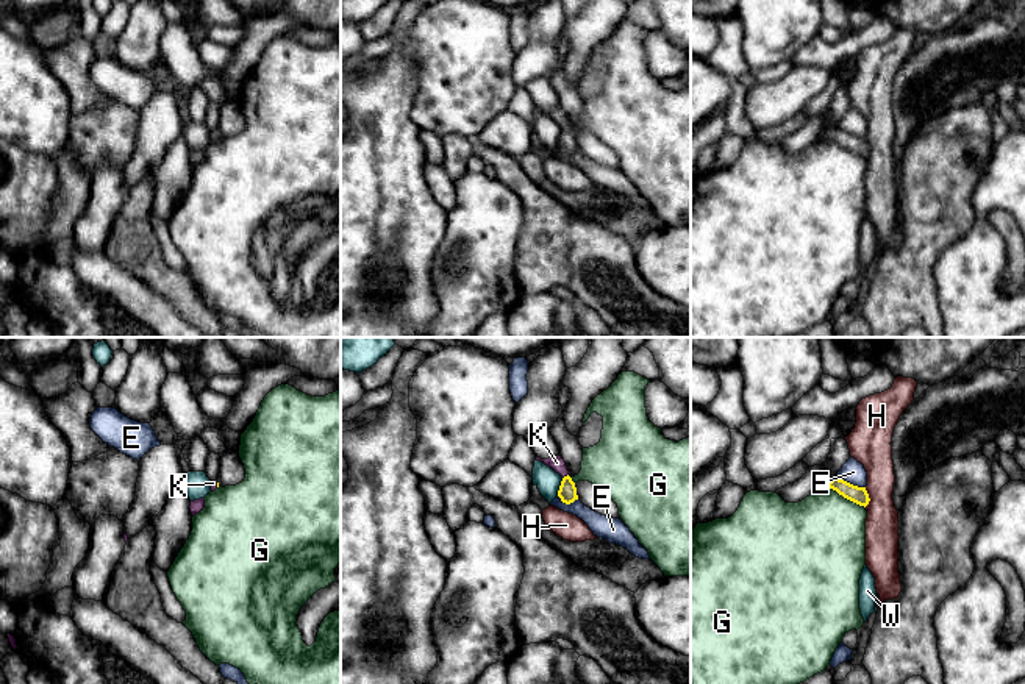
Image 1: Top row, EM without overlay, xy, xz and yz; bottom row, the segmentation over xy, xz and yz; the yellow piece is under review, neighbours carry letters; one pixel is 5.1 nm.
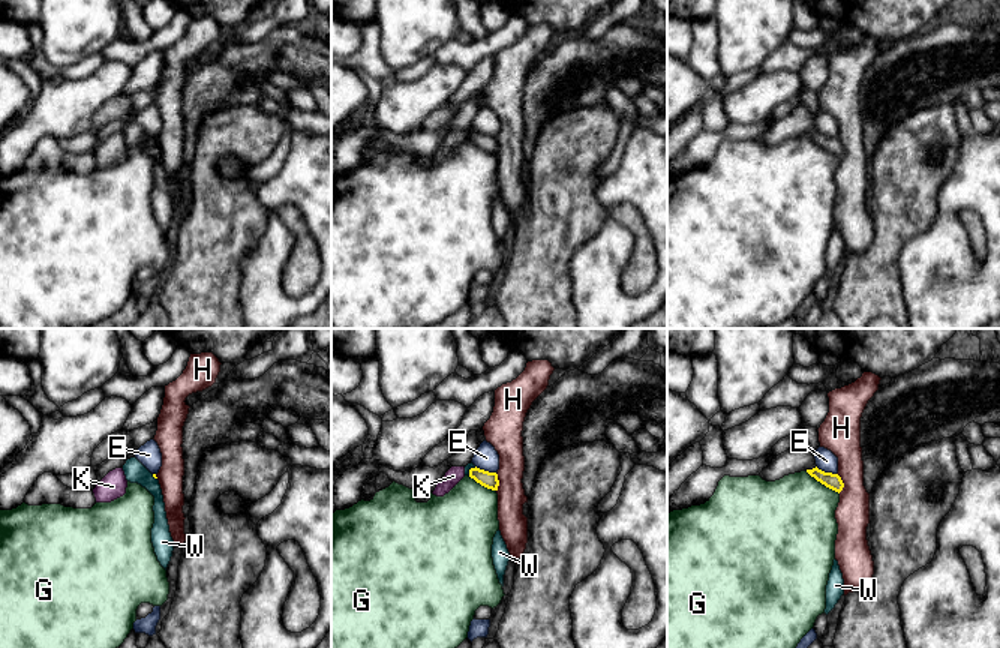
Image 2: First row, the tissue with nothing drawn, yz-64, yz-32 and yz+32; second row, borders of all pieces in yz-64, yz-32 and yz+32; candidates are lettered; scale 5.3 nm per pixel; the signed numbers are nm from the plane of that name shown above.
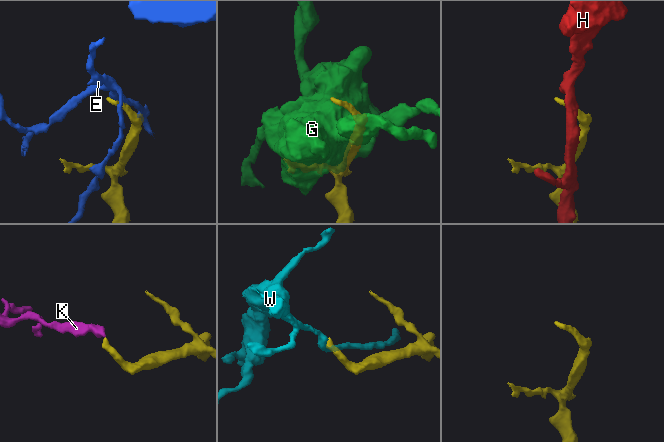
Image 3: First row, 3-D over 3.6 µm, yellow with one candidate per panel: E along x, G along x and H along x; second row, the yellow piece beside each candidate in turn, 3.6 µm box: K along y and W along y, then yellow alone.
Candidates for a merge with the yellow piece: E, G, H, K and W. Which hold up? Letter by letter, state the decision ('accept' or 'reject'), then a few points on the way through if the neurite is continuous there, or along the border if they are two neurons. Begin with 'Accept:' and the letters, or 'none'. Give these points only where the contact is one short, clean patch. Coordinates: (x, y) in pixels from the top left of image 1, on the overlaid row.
Accept: K
E: reject; border yz (838, 477), (864, 488)
G: reject
H: reject; border yz (864, 488), (869, 497), (866, 506)
K: accept; way xz (567, 492), (564, 477), (557, 463)
W: reject; border xz (563, 478), (557, 495)

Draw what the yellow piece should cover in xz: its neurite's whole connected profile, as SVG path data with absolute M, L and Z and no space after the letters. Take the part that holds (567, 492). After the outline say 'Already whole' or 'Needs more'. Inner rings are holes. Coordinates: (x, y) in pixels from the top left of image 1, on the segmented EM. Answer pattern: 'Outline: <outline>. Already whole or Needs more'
Outline: M559 454L548 459L541 459L536 456L536 461L544 462L545 465L548 465L550 468L553 468L556 473L562 476L562 481L558 490L558 497L561 498L562 503L570 504L575 500L578 500L575 483L569 476L567 465Z. Needs more

